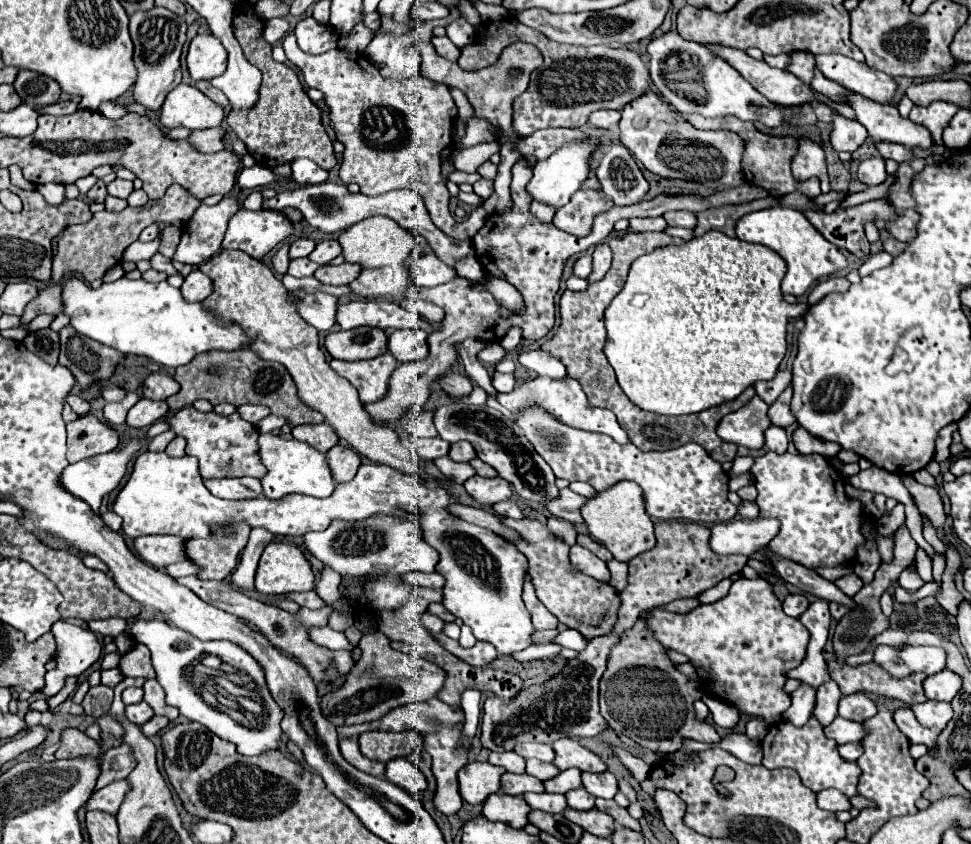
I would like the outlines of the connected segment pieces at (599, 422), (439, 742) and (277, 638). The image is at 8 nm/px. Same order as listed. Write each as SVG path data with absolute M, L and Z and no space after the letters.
M533 378L525 384L519 384L515 386L513 392L507 392L507 394L497 394L497 402L501 406L505 406L509 412L517 414L525 408L541 408L545 412L549 412L553 418L561 420L561 424L567 424L571 428L577 428L577 430L585 430L585 432L599 432L599 434L607 434L611 436L615 442L619 444L627 444L629 438L625 434L625 430L619 426L615 414L611 410L605 410L605 408L595 408L587 402L587 396L581 388L581 384L573 378L561 378L561 380L551 380L551 378Z
M427 700L427 702L417 702L417 704L409 704L409 706L401 706L395 708L391 712L387 712L381 720L377 722L365 722L365 724L355 724L355 726L341 726L337 728L337 734L341 738L351 738L351 736L361 736L369 730L387 730L387 732L403 732L403 730L417 730L423 736L423 746L425 750L431 754L433 758L433 776L437 780L437 790L433 796L433 804L439 812L443 812L445 816L453 816L461 810L461 796L459 796L459 788L457 788L457 770L461 766L467 764L467 754L455 754L455 746L457 740L461 736L461 728L455 728L457 724L461 724L463 712L461 710L453 710L451 706L447 706L441 700Z
M187 576L187 578L179 578L179 584L187 586L189 590L193 590L201 600L205 600L207 604L215 606L215 608L221 608L225 612L231 612L239 618L245 618L247 622L251 622L275 648L283 650L283 652L289 652L293 654L305 668L307 672L311 674L311 678L315 682L321 682L325 680L323 676L323 670L329 666L331 660L335 660L335 666L341 674L347 674L351 668L353 668L353 652L347 652L347 658L335 658L337 652L329 650L329 648L323 648L315 642L309 640L309 630L315 628L315 626L325 626L327 624L327 616L331 612L331 608L321 608L321 610L309 610L309 608L299 608L299 612L291 614L291 612L285 612L281 610L279 606L269 606L269 604L263 604L259 600L253 600L249 598L247 594L243 594L241 590L233 588L231 584L227 582L215 582L215 580L201 580L197 576Z

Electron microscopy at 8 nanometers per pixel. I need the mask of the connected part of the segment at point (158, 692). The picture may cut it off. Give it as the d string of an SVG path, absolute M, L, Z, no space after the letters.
M147 680L147 682L145 682L145 686L143 686L143 690L145 690L143 700L151 704L151 708L155 710L155 714L167 716L169 720L175 720L175 718L179 716L177 708L173 708L173 706L169 706L169 704L165 704L165 700L163 700L163 698L165 698L165 692L163 692L163 688L159 686L159 682L157 682L157 680Z

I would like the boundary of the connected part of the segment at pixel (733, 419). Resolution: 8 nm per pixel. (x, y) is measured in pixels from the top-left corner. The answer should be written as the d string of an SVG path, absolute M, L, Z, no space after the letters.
M753 396L745 406L721 418L717 434L721 434L721 440L737 446L763 448L763 434L769 424L767 404L759 396Z

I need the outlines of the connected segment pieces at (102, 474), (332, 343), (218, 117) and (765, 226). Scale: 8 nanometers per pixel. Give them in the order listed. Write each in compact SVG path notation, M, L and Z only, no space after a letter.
M135 440L135 442L129 442L123 450L113 450L113 452L107 452L107 454L97 454L97 456L91 456L91 458L85 458L85 460L79 460L75 464L69 464L63 474L61 474L61 484L65 484L65 488L73 494L73 496L79 496L81 500L85 500L95 512L99 510L101 506L101 500L105 494L109 494L111 490L115 490L125 474L125 468L127 468L127 462L133 460L133 456L137 454L137 450L141 448L141 444Z
M353 328L331 332L325 338L325 348L339 360L369 360L387 352L387 336L381 328Z
M191 84L173 88L161 106L161 124L165 128L185 126L189 130L215 128L223 120L223 108L211 102Z
M775 206L775 208L767 208L743 216L737 222L737 238L745 242L769 246L787 262L787 274L781 284L781 290L785 294L803 296L811 286L815 286L817 280L837 274L849 266L845 254L829 240L825 240L823 234L805 218L803 212L793 208Z

